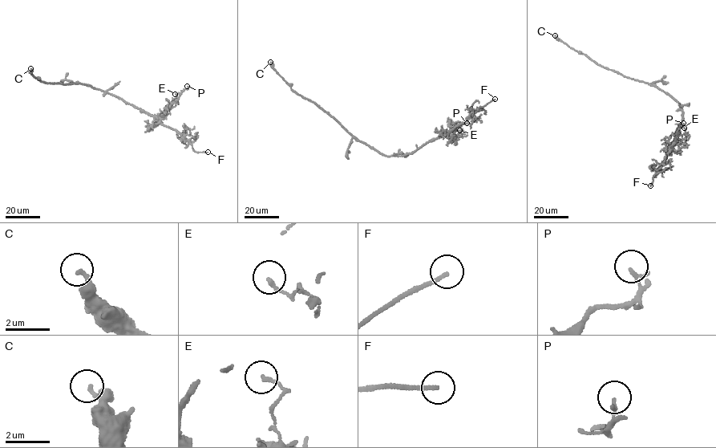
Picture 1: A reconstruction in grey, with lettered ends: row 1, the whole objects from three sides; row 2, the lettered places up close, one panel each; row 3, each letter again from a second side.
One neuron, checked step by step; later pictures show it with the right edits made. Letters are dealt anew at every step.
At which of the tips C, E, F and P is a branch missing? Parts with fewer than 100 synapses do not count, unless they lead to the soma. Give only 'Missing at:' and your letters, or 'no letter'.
Missing at: F

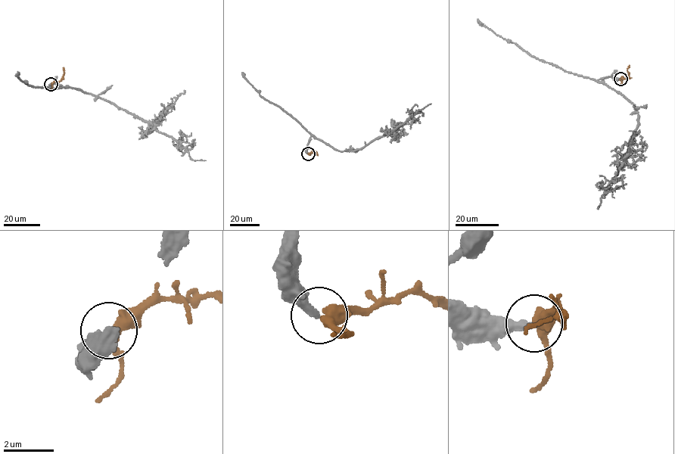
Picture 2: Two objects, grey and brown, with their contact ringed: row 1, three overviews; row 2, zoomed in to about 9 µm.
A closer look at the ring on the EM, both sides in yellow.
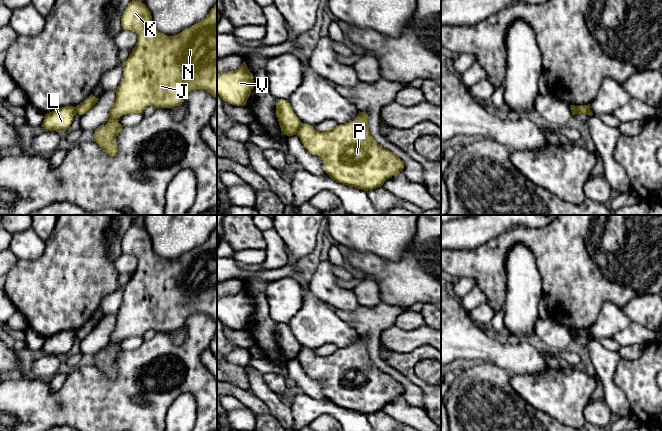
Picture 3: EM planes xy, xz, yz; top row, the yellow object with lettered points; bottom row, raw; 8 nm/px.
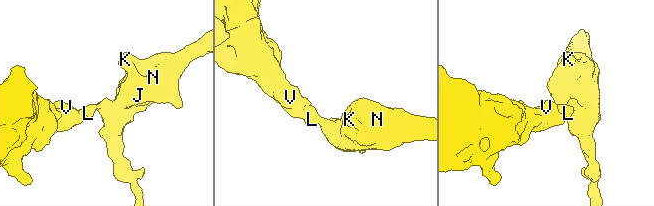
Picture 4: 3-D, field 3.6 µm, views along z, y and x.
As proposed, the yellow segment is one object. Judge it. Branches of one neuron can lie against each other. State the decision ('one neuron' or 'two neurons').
two neurons

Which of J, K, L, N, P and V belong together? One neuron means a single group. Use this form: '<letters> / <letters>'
J K N P / L V

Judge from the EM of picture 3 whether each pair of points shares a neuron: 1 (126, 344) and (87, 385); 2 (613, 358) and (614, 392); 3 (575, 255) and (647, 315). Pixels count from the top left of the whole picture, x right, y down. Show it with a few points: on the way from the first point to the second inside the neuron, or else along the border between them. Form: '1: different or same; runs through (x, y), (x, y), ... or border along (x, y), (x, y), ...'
1: different; border along (144, 340), (138, 347), (123, 351)
2: same; runs through (608, 366), (608, 384)
3: different; border along (651, 293), (633, 297), (622, 308)

